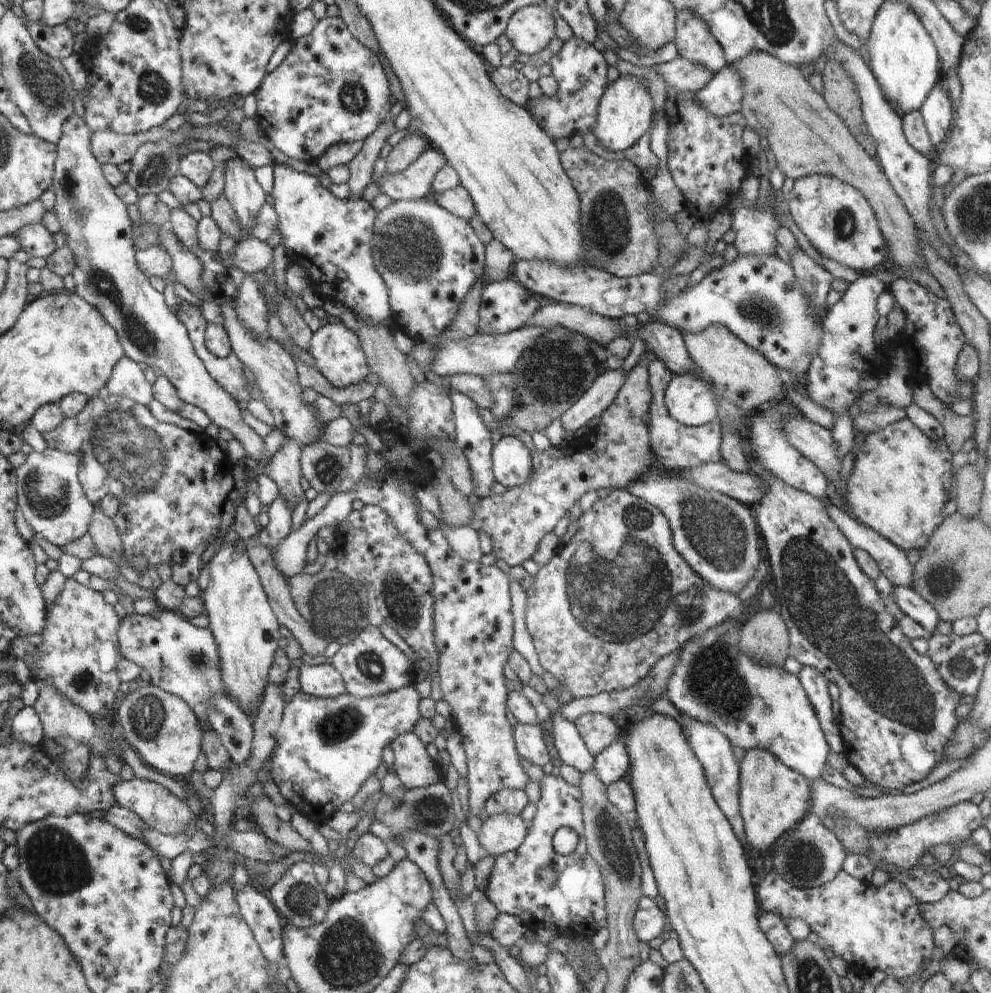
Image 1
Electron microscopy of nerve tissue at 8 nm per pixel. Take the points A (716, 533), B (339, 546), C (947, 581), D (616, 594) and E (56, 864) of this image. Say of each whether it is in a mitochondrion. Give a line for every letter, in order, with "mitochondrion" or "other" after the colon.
A: mitochondrion
B: other
C: mitochondrion
D: mitochondrion
E: mitochondrion

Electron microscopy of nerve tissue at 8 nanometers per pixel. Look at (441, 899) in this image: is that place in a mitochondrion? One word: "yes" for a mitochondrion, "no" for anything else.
no

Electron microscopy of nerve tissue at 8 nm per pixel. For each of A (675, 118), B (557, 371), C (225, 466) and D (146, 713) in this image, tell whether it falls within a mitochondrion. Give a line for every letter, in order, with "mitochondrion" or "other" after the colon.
A: other
B: mitochondrion
C: other
D: mitochondrion

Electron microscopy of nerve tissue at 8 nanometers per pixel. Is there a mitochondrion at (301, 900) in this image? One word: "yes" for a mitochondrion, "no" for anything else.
yes

